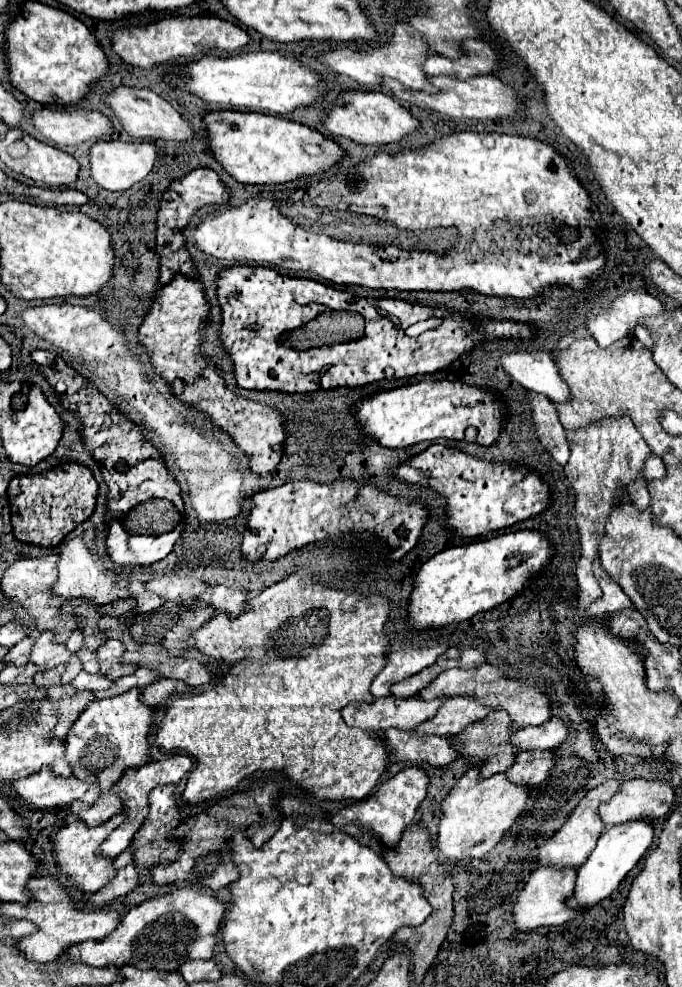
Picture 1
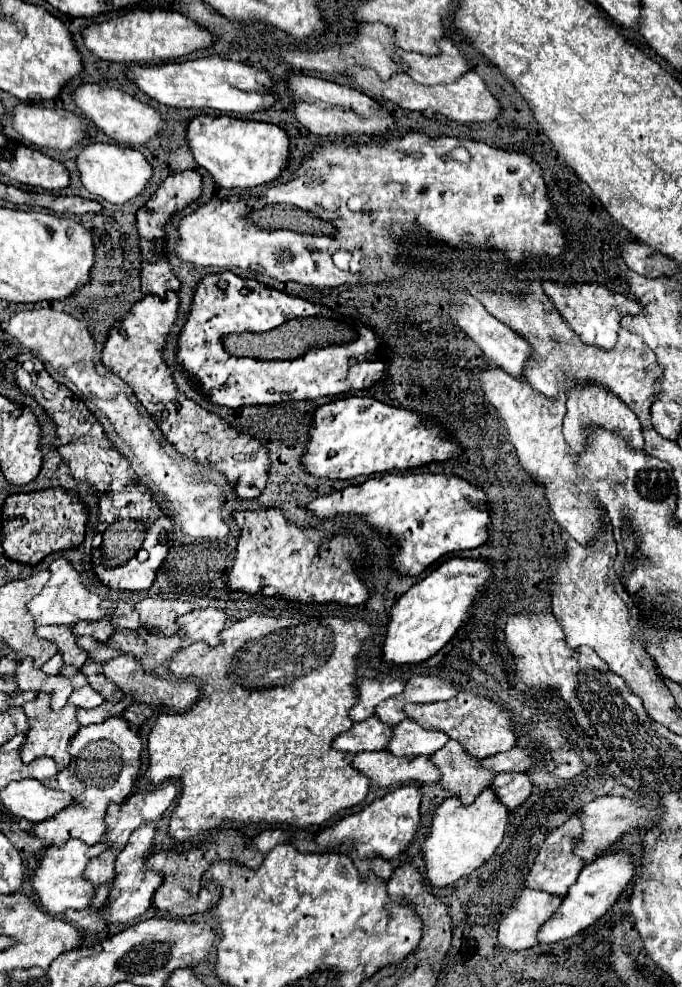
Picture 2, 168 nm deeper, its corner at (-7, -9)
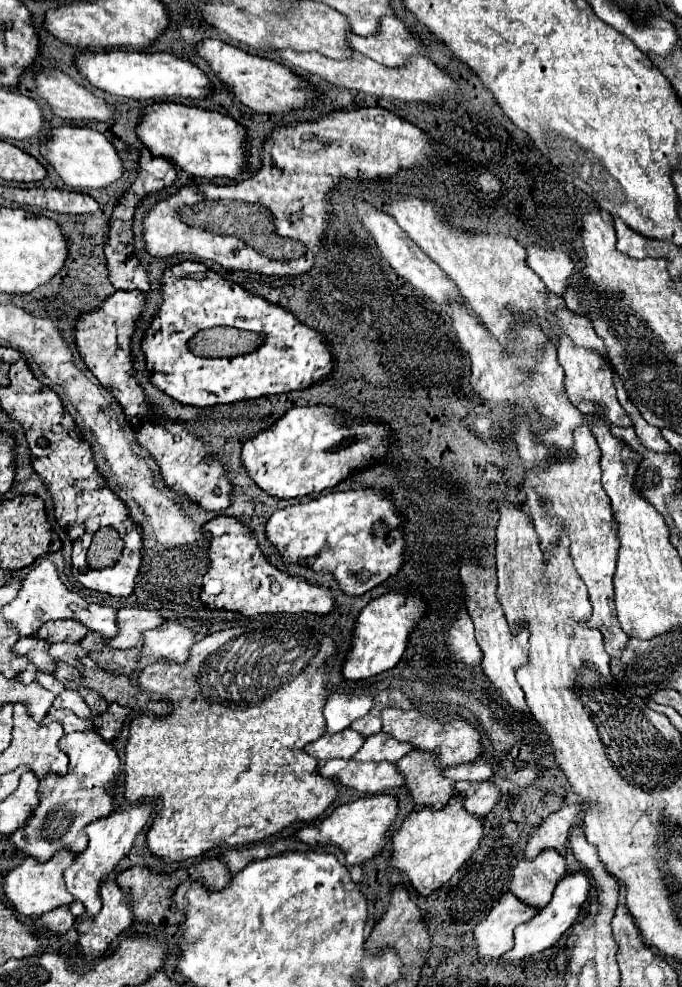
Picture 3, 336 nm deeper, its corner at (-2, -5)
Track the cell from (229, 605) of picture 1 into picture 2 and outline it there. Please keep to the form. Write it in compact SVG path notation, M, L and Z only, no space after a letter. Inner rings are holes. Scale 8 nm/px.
M205 608L205 610L193 610L181 618L177 618L177 624L181 626L181 634L189 638L189 642L205 640L207 644L215 646L219 642L221 630L227 626L229 616L223 610L217 608Z

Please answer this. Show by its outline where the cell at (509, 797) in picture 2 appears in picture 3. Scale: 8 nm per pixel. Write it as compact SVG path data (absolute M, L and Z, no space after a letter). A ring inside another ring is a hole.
M456 782L454 794L464 798L464 806L474 816L486 816L500 800L500 790L490 782Z

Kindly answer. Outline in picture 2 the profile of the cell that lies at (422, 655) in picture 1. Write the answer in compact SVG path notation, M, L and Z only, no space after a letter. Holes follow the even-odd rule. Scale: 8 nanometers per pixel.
M389 676L385 678L365 678L359 686L359 702L351 708L349 716L353 722L361 722L369 716L375 714L375 708L379 702L397 696L405 690L407 680L391 680Z

